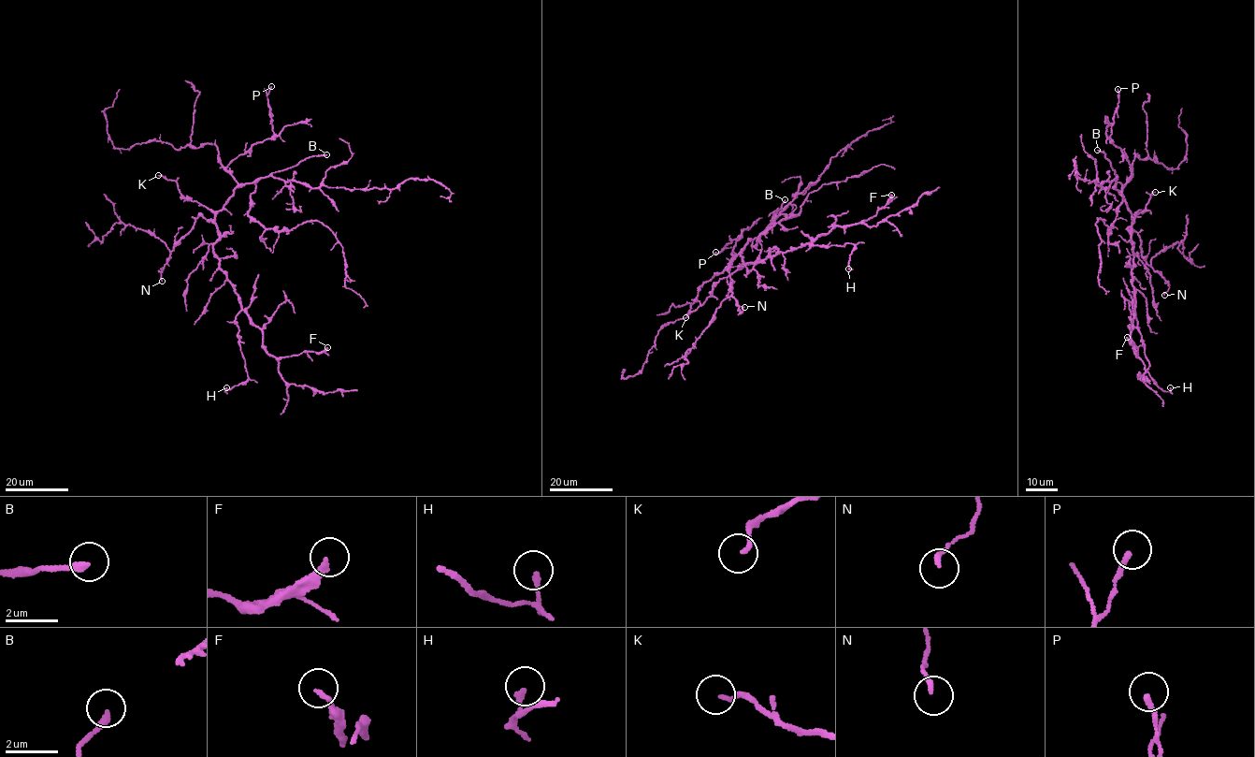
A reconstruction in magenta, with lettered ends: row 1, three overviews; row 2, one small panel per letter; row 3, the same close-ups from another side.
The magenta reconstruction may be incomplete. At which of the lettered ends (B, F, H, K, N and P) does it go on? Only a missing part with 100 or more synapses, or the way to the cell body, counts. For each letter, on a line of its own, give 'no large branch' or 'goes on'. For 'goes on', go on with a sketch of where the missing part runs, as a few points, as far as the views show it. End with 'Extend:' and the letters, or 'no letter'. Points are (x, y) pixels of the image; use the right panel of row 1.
B: goes on
F: no large branch
H: no large branch
K: no large branch
N: no large branch
P: no large branch
Extend: B

